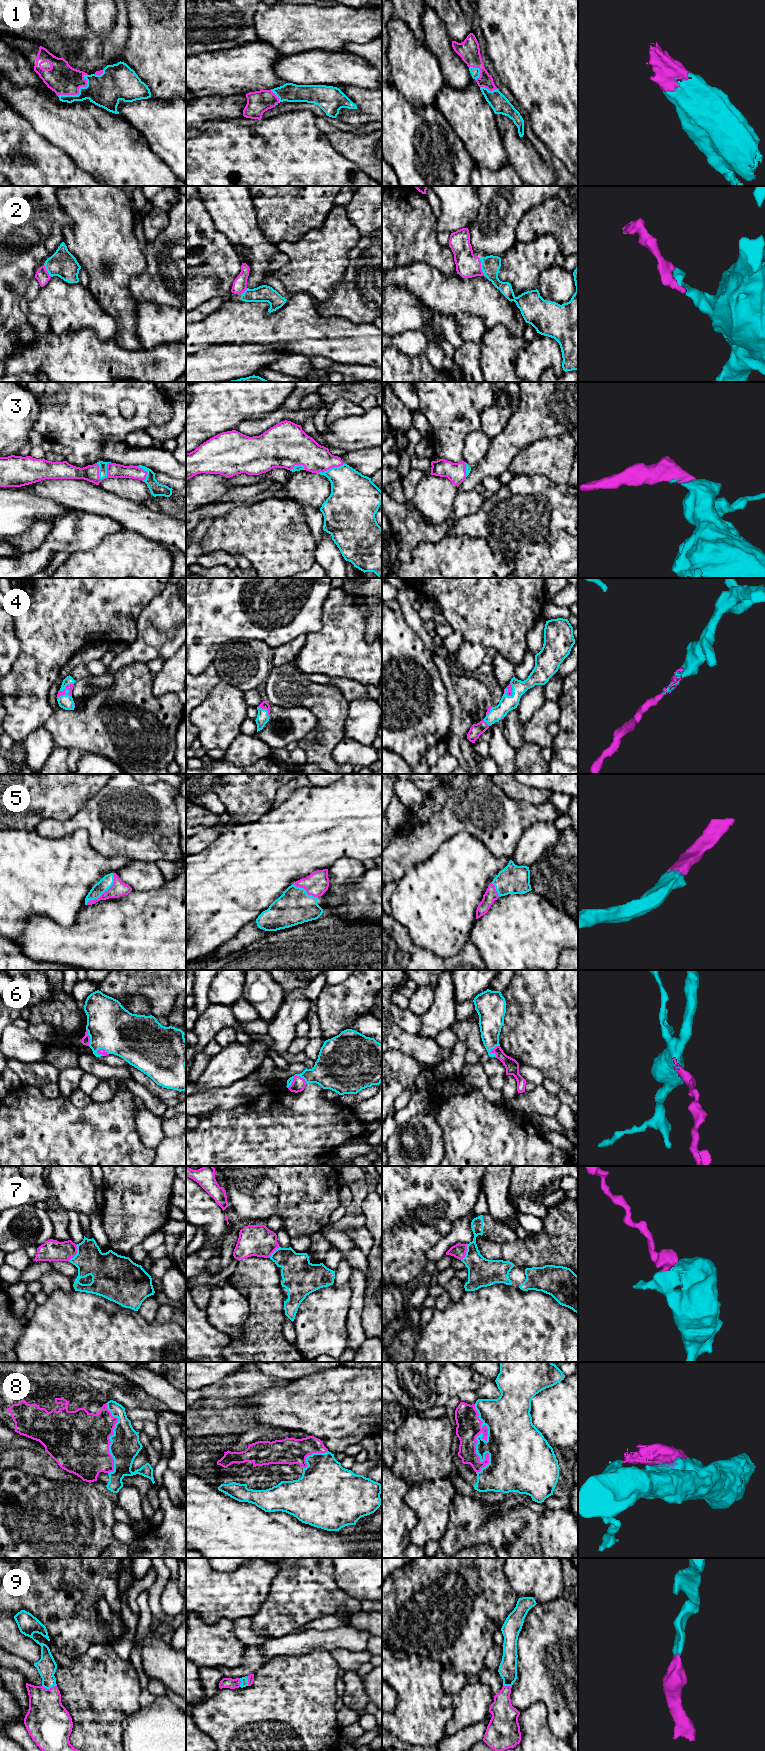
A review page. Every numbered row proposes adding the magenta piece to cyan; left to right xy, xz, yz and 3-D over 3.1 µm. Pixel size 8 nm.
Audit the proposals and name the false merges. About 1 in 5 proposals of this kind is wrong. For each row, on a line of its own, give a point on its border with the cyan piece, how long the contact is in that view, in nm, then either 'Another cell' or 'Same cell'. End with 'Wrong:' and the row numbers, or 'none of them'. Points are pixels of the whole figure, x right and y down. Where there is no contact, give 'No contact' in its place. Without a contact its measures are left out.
1: Touches cyan at xy (79, 91). Shared border 300 nm. Same cell
2: Touches cyan at yz (481, 268). Shared border 170 nm. Same cell
3: Touches cyan at xy (106, 471). Shared border 170 nm. Same cell
4: Touches cyan at xy (65, 691). Shared border 190 nm. Same cell
5: Touches cyan at xy (104, 891). Shared border 340 nm. Same cell
6: Touches cyan at xz (294, 1075). Shared border 170 nm. Same cell
7: Touches cyan at xy (77, 1253). Shared border 150 nm. Same cell
8: Touches cyan at yz (476, 1438). Shared border 550 nm. Same cell
9: Touches cyan at xy (49, 1688). Shared border 120 nm. Same cell
Wrong: none of them

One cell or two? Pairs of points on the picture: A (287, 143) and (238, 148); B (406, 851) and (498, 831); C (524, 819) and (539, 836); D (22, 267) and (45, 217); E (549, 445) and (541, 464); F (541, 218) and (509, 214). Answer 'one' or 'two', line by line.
A: one
B: one
C: two
D: one
E: one
F: two

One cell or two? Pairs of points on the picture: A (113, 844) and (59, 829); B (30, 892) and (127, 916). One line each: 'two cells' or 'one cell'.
A: one cell
B: two cells

